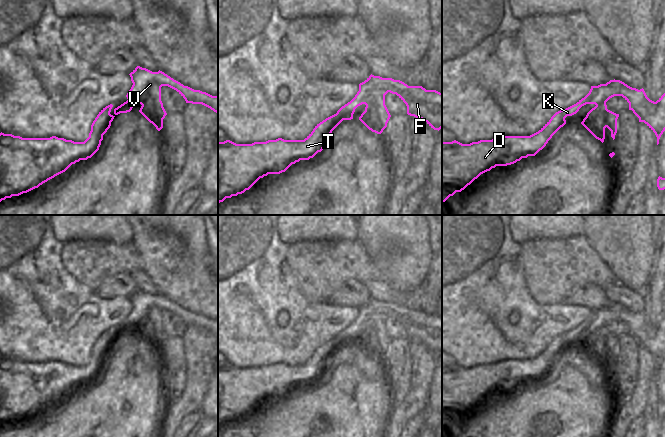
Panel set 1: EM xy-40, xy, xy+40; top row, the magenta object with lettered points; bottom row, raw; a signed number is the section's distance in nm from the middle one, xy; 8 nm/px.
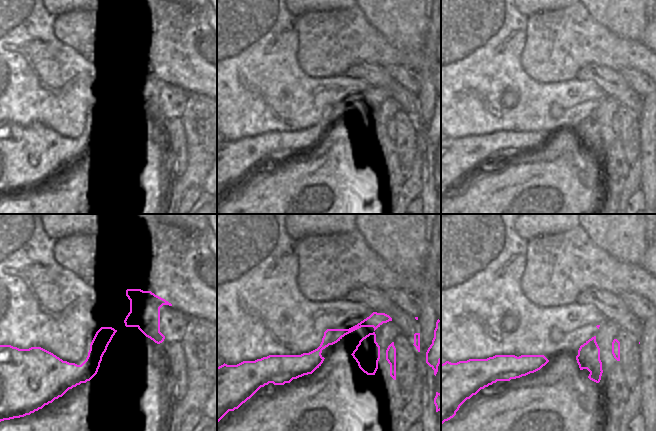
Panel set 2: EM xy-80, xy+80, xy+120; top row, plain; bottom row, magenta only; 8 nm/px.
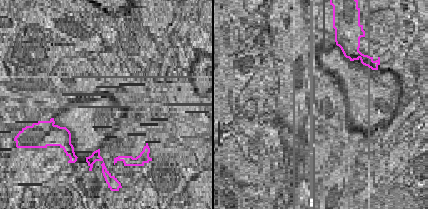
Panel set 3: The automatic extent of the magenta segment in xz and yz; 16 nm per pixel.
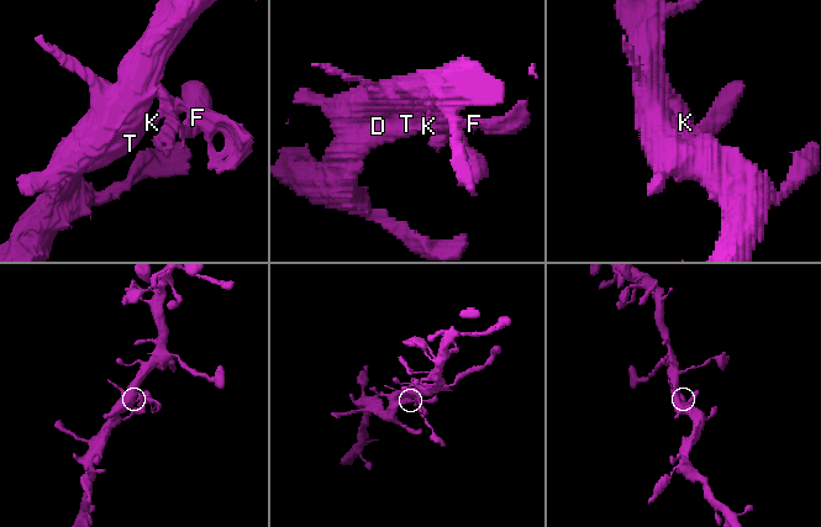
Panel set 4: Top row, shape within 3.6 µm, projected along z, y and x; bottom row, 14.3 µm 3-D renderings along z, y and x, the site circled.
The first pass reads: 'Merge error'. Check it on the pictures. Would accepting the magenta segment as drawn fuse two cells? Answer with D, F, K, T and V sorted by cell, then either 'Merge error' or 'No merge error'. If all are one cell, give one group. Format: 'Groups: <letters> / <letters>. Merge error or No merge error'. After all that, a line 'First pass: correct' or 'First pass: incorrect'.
Groups: D F K T V. No merge error.
First pass: incorrect

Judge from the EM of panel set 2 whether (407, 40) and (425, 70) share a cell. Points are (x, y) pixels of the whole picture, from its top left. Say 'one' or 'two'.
two

